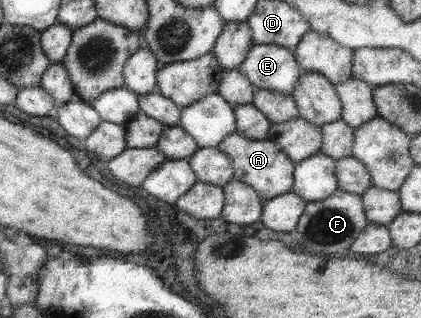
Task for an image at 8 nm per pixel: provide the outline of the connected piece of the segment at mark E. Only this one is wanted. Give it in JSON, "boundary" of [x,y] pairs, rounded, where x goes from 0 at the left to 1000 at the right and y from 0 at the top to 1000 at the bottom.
{"boundary":[[[653,138],[599,142],[563,220],[608,280],[646,283],[686,299],[715,214],[691,157]]]}

